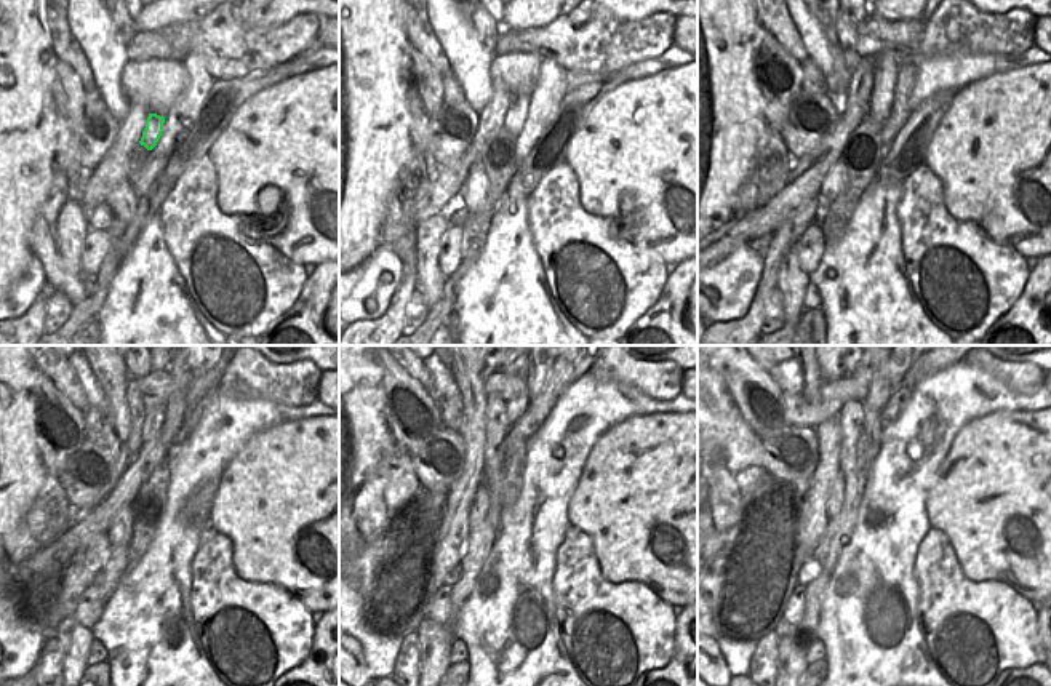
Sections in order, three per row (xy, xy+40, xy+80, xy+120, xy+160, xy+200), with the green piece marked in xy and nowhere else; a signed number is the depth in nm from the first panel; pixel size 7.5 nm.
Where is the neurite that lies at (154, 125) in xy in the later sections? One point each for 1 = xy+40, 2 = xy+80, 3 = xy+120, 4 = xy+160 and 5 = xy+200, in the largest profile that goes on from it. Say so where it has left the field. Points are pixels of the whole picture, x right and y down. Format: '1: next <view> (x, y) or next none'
1: next xy+40 (515, 117)
2: next xy+80 (887, 64)
3: next xy+120 (175, 406)
4: next xy+160 (535, 379)
5: next xy+200 (895, 378)

